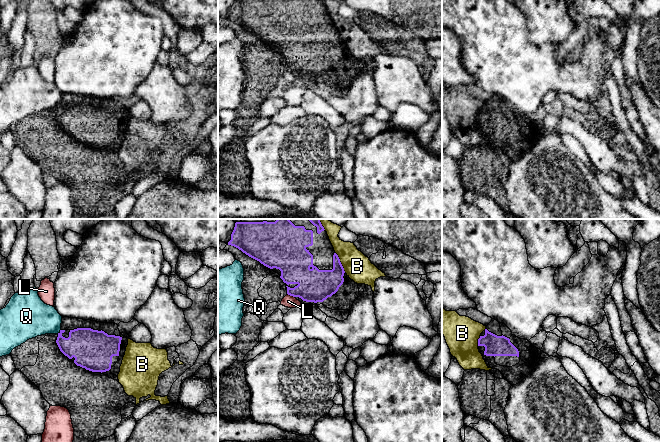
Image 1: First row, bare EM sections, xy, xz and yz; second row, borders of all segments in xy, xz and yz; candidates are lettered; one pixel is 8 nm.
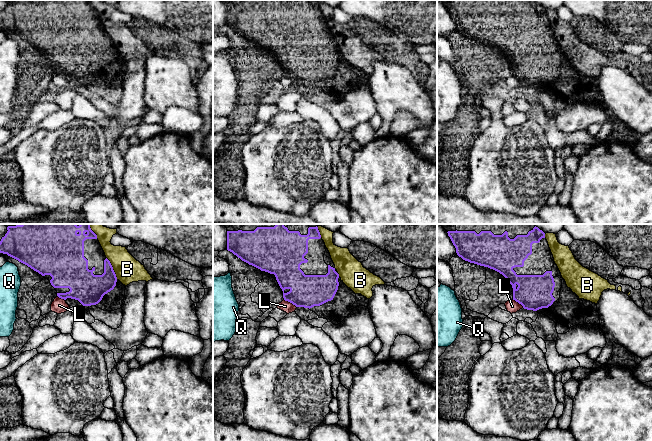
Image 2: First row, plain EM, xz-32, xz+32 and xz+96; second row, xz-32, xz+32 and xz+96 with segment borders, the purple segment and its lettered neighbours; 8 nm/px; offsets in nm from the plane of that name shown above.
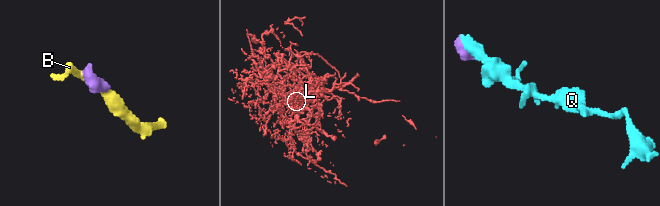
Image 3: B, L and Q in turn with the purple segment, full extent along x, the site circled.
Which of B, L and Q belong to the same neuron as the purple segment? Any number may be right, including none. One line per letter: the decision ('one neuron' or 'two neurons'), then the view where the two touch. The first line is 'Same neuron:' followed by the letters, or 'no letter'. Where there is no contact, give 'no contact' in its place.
Same neuron: no letter
B: two neurons | xz
L: two neurons | xz
Q: two neurons | xy

